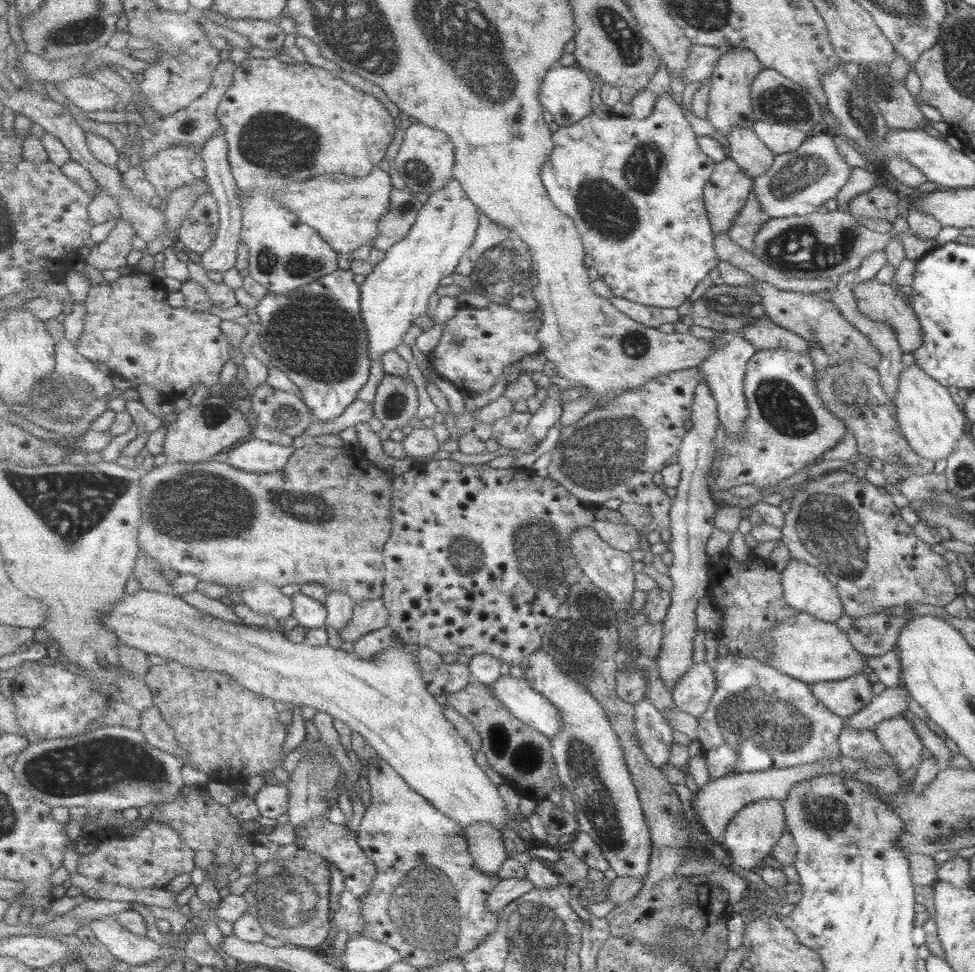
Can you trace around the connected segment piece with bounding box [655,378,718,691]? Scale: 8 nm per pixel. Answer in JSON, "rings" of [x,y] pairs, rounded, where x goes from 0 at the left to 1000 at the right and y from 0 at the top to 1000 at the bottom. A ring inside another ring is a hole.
{"rings":[[[717,389],[716,397],[713,398],[712,424],[710,428],[710,439],[706,442],[705,449],[701,452],[699,460],[694,468],[694,476],[699,480],[698,498],[695,501],[695,507],[691,512],[691,519],[687,526],[687,535],[689,541],[689,556],[686,566],[691,568],[691,579],[685,585],[685,593],[689,598],[689,621],[687,630],[681,640],[681,655],[679,658],[679,669],[672,680],[675,682],[678,700],[688,711],[694,706],[694,703],[708,690],[711,682],[711,656],[713,656],[713,623],[715,617],[721,614],[723,607],[727,605],[725,597],[725,584],[723,584],[723,558],[728,553],[732,543],[732,516],[728,512],[728,506],[724,501],[724,491],[732,474],[732,458],[730,457],[733,449],[733,441],[736,435],[735,416],[730,407],[724,393]]]}

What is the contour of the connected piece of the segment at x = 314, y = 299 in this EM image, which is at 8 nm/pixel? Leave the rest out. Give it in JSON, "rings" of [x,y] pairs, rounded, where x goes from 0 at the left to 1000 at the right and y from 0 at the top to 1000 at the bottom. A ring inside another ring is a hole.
{"rings":[[[360,276],[357,278],[348,277],[348,279],[330,284],[330,286],[325,287],[323,290],[314,292],[295,302],[284,302],[275,299],[262,316],[265,327],[267,328],[264,334],[264,350],[267,356],[271,358],[274,364],[279,368],[278,372],[280,372],[286,381],[290,381],[290,383],[292,383],[292,385],[294,385],[294,387],[296,387],[296,389],[298,389],[298,391],[309,400],[310,410],[315,415],[318,422],[320,422],[320,426],[325,428],[330,434],[348,430],[355,423],[355,420],[366,412],[366,405],[368,405],[368,403],[372,401],[372,397],[378,393],[378,381],[381,381],[379,350],[377,349],[377,340],[371,324],[371,298],[369,294],[366,294],[364,288],[362,288],[362,282]]]}

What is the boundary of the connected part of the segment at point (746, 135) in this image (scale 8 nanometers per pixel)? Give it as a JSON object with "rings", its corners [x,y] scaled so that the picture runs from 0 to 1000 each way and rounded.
{"rings":[[[752,132],[745,144],[747,162],[770,185],[783,179],[792,168],[794,158],[768,132]]]}

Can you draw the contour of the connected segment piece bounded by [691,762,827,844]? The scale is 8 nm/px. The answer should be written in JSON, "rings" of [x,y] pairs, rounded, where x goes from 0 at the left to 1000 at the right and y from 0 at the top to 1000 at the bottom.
{"rings":[[[828,785],[807,790],[795,790],[776,794],[760,794],[726,802],[717,811],[710,811],[711,820],[709,829],[714,835],[717,846],[724,853],[726,861],[731,867],[741,866],[741,858],[744,851],[750,846],[752,838],[765,827],[774,825],[779,821],[794,821],[803,824],[807,819],[809,812],[823,802],[836,800],[841,796],[847,796],[847,789],[842,786]]]}

